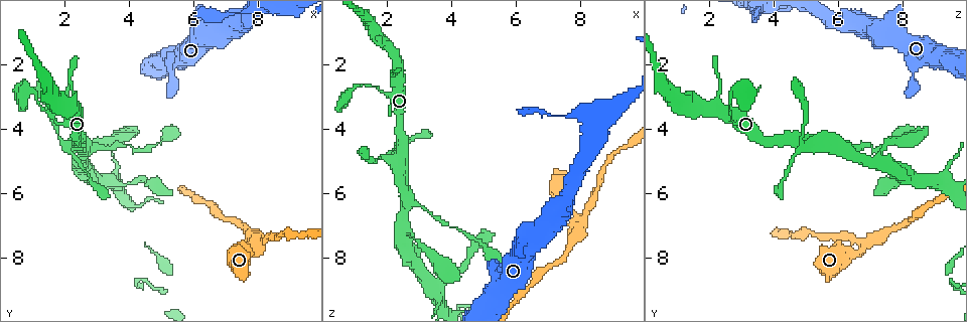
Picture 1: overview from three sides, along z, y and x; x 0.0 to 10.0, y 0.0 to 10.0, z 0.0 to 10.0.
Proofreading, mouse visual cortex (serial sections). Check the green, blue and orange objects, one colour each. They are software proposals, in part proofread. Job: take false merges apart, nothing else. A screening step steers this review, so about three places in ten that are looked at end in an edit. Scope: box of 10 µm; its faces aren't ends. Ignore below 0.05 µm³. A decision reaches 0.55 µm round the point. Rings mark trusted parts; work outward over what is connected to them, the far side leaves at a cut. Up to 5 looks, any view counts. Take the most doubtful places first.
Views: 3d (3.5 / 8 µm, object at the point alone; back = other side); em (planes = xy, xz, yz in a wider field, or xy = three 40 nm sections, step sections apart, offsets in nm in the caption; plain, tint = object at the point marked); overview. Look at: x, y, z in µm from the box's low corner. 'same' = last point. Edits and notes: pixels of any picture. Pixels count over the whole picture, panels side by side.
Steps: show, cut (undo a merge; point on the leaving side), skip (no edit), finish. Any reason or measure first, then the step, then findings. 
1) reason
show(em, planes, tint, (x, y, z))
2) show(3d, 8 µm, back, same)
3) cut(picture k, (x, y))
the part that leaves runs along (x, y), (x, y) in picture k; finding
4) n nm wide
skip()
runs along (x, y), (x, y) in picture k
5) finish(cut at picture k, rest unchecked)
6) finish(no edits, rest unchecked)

a fork
show(3d, 3.5 µm, (8.05, 7.70, 6.80))

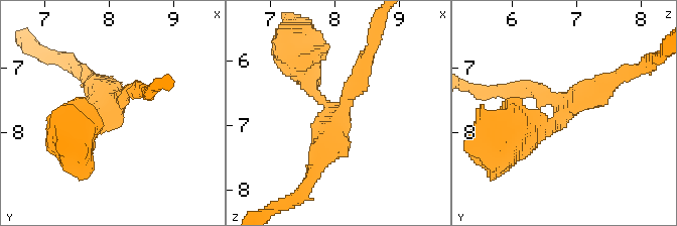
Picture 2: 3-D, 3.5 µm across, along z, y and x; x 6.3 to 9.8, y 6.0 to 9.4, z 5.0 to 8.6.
3 arms; arms of 200, 300, 400 nm; shape alone is not enough
show(em, planes, tint, (8.05, 7.65, 6.85))

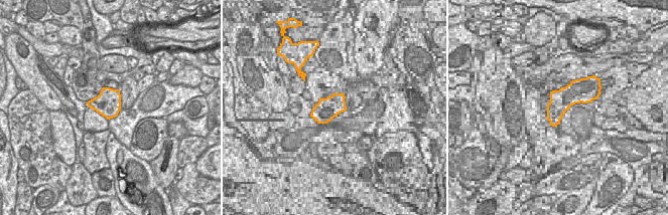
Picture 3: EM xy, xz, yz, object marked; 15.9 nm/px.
skip()
runs along (516, 128), (555, 122), (572, 100), (617, 79) in picture 2; one cell here

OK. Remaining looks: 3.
abrupt turn
show(3d, 3.5 µm, back, (5.25, 2.40, 8.30))

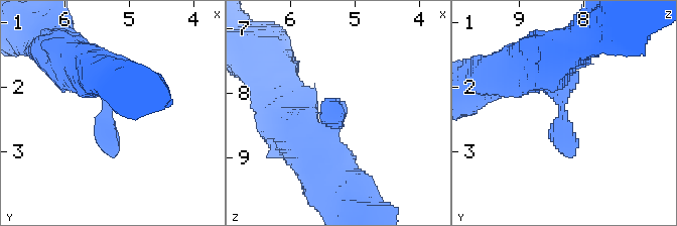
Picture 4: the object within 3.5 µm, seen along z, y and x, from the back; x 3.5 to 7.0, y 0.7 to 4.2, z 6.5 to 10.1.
show(em, xy, step 3, tint, (5.30, 2.40, 8.35))

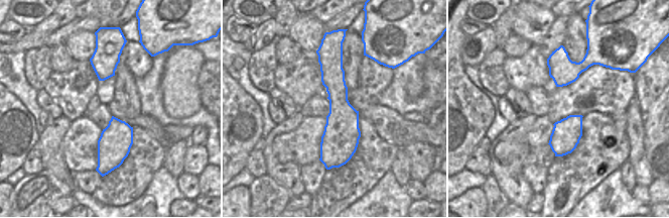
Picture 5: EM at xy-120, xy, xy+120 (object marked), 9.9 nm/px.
cut it another way
show(em, xy, step 2, tint, same)

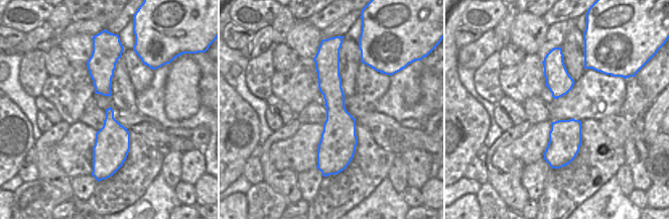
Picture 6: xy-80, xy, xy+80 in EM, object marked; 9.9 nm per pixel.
skip()
runs along (323, 60), (339, 120), (340, 165) in picture 6; all the same cell

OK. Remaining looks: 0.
finish(no edits, rest unchecked)

